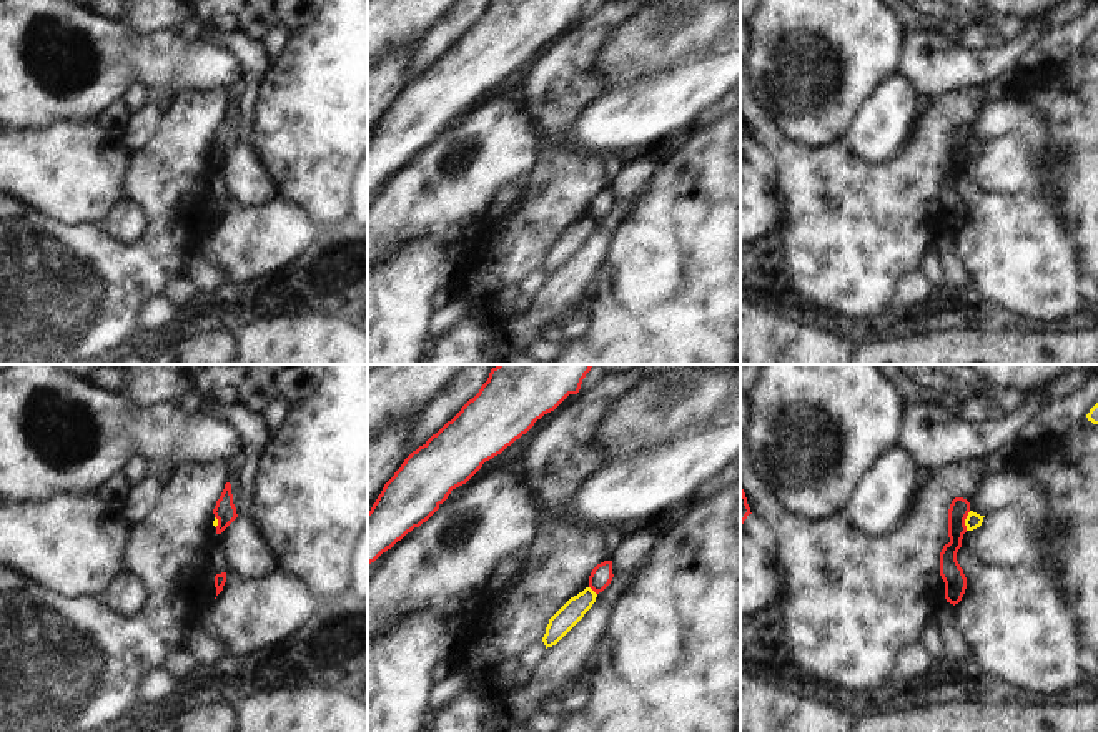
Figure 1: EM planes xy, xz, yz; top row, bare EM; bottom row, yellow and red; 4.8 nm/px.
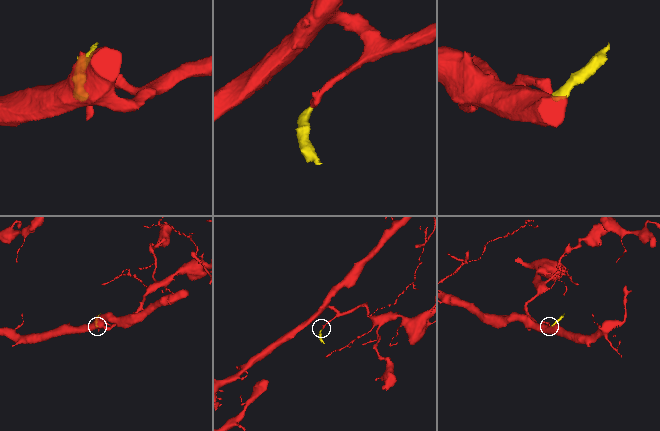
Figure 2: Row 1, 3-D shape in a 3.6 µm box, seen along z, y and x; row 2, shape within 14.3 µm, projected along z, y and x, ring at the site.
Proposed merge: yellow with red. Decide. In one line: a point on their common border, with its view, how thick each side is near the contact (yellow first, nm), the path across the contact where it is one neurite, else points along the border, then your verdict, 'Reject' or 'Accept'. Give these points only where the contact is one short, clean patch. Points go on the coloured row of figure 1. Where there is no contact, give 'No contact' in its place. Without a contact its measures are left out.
Touches yellow at yz (965, 521). Thickness 70 nm (yellow) against 100 nm. Boundary: yz (970, 511), (965, 519), (965, 529). Reject.

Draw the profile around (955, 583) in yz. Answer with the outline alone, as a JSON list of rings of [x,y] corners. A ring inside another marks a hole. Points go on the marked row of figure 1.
[[[955,497],[948,509],[948,537],[950,542],[940,552],[940,576],[945,582],[945,599],[950,604],[958,604],[967,589],[967,577],[957,561],[957,552],[962,547],[963,534],[967,532],[965,519],[970,512],[970,502],[963,497]]]

